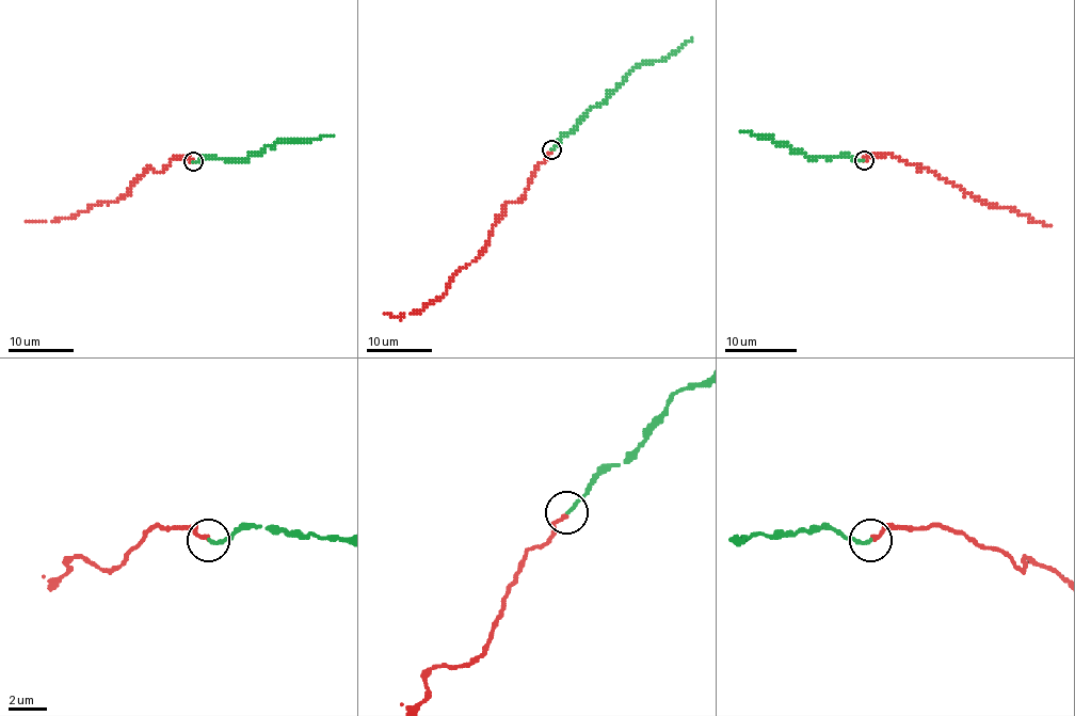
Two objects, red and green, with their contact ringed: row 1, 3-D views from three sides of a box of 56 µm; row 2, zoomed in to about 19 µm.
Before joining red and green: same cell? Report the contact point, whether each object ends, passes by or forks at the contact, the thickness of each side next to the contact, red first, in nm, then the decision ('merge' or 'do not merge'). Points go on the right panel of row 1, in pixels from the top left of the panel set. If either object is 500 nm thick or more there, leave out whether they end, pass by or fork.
place (864, 160); red ends; green ends; calibres 240 and 200 nm; merge

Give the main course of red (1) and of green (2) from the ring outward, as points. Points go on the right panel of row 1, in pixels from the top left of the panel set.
1: (864, 159), (887, 154), (913, 163), (918, 170), (921, 166), (961, 187), (982, 203), (1013, 208), (1044, 226)
2: (864, 159), (859, 161), (848, 154), (809, 159), (768, 136), (741, 130)

